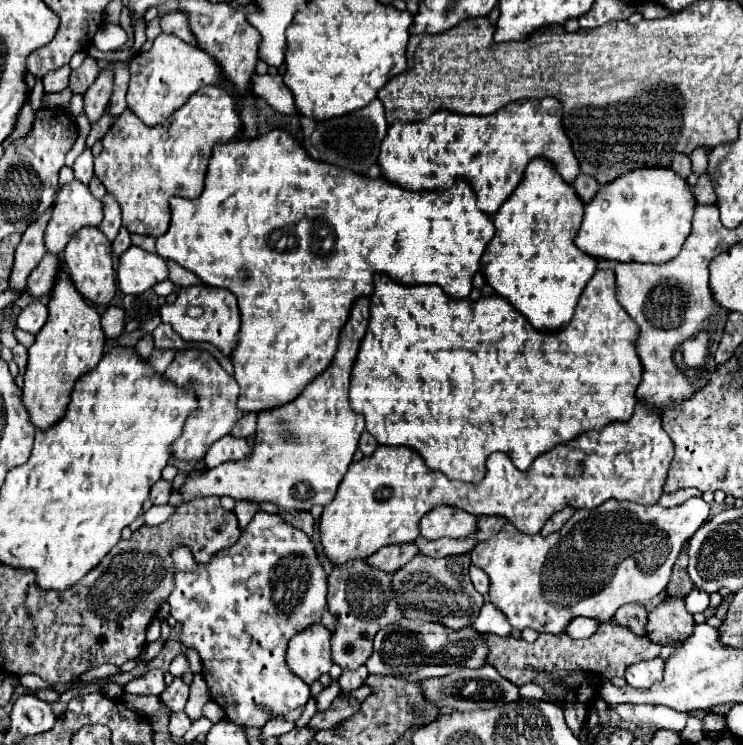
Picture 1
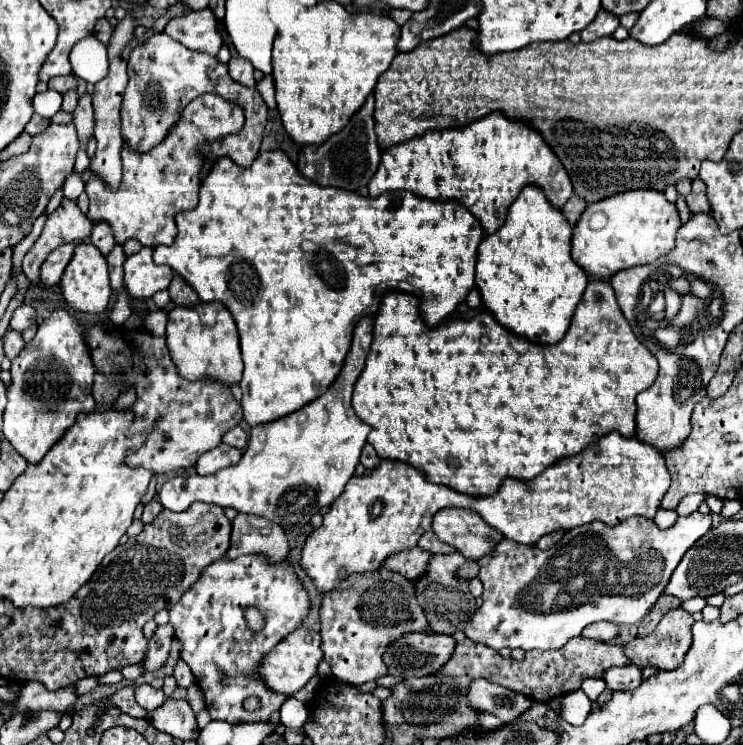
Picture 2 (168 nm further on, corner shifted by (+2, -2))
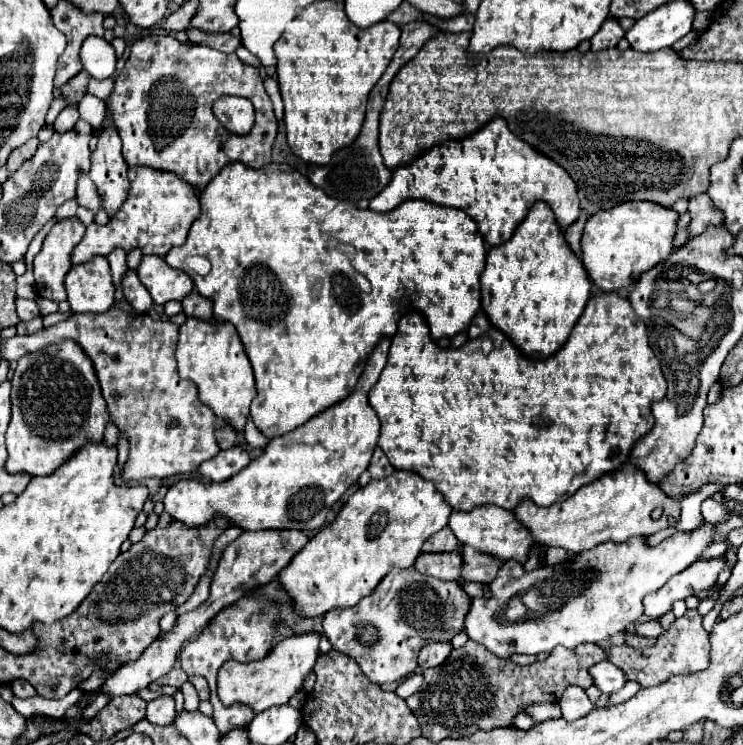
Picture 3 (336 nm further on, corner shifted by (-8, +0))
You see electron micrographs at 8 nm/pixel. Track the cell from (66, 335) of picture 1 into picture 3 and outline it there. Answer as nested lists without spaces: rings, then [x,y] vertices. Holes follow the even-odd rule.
[[[61,341],[59,345],[49,345],[41,351],[25,355],[19,359],[17,369],[11,379],[11,423],[7,429],[7,471],[9,473],[29,473],[51,475],[57,465],[69,461],[87,443],[101,443],[105,427],[109,423],[107,405],[101,397],[97,375],[91,367],[89,357],[75,341]]]

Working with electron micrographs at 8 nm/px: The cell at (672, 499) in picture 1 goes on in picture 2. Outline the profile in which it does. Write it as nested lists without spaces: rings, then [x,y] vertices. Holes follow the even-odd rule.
[[[689,495],[689,497],[683,497],[677,505],[677,515],[689,515],[691,511],[697,511],[699,503],[705,501],[705,495]]]

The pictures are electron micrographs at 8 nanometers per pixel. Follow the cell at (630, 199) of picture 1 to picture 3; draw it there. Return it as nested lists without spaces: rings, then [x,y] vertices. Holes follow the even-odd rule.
[[[627,201],[589,217],[581,237],[583,267],[589,279],[607,293],[629,289],[645,271],[671,255],[677,219],[679,213],[673,209],[649,201]]]

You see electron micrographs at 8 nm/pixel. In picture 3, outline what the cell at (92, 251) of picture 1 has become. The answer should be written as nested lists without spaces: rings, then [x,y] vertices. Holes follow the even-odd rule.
[[[105,257],[73,265],[65,277],[67,301],[73,313],[105,313],[113,305],[115,285]]]

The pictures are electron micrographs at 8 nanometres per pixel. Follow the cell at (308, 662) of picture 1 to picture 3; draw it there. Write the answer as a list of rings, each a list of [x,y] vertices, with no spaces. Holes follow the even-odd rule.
[[[307,633],[277,643],[269,651],[269,655],[261,661],[251,661],[251,663],[227,661],[219,669],[219,677],[217,677],[219,699],[227,707],[235,703],[249,705],[255,713],[261,713],[273,705],[285,705],[291,699],[291,695],[295,695],[297,689],[303,685],[307,673],[313,671],[317,655],[319,655],[319,635]]]

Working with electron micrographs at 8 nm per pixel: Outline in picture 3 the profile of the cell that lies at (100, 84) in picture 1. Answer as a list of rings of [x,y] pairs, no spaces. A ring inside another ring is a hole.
[[[89,175],[79,177],[77,181],[77,195],[75,195],[79,207],[87,207],[93,213],[97,213],[101,209],[101,197],[95,193],[95,185],[89,179]]]

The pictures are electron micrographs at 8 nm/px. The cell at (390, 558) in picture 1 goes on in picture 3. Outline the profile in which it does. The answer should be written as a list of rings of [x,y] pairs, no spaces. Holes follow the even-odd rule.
[[[459,549],[451,553],[421,553],[415,563],[417,571],[445,581],[459,581],[461,567],[463,567],[463,557]]]

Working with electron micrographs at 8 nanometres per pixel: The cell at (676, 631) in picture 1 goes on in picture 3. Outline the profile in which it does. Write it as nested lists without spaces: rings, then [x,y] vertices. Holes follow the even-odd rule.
[[[689,609],[681,619],[675,619],[669,631],[661,635],[653,647],[633,649],[629,645],[617,645],[609,647],[605,653],[607,659],[625,673],[627,681],[637,681],[641,687],[653,687],[667,681],[673,675],[691,675],[707,669],[709,649],[709,633],[701,625],[701,615],[695,609]]]

